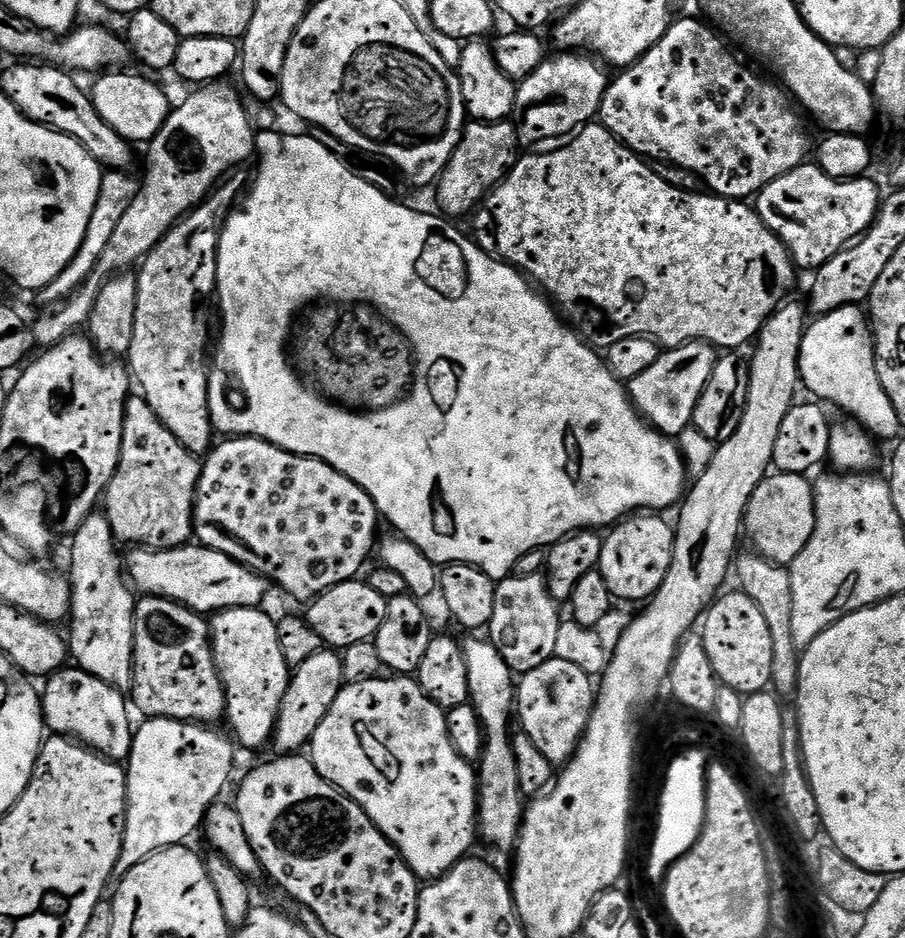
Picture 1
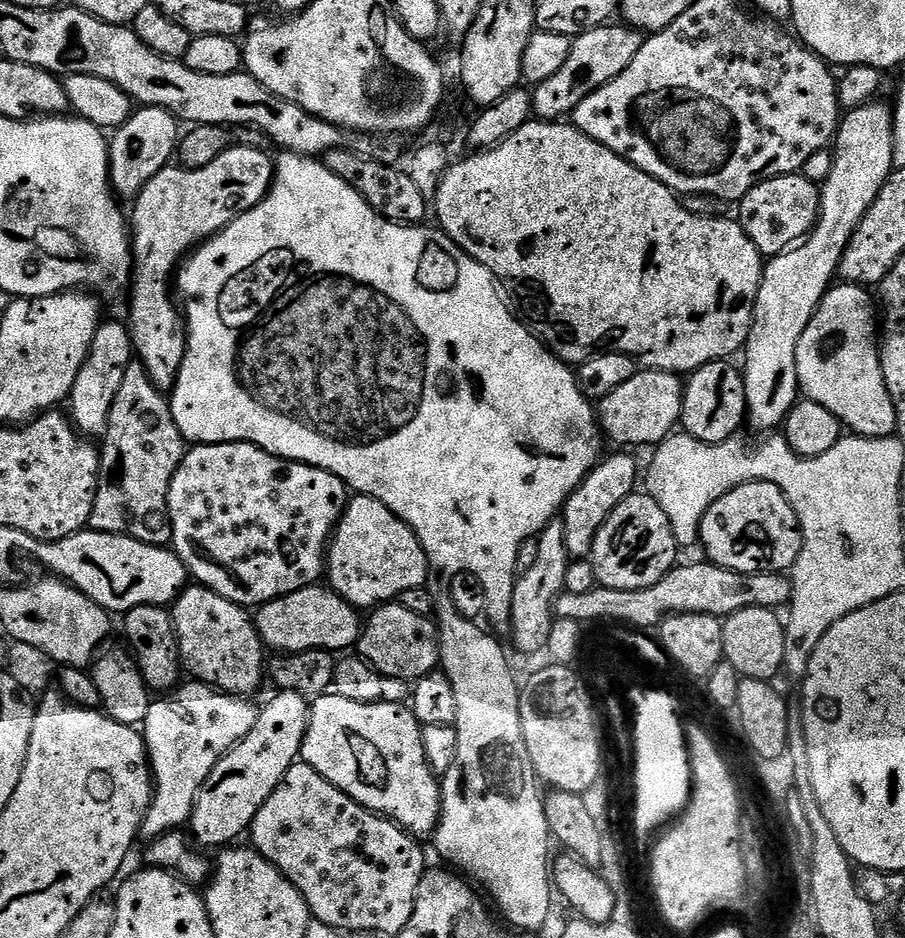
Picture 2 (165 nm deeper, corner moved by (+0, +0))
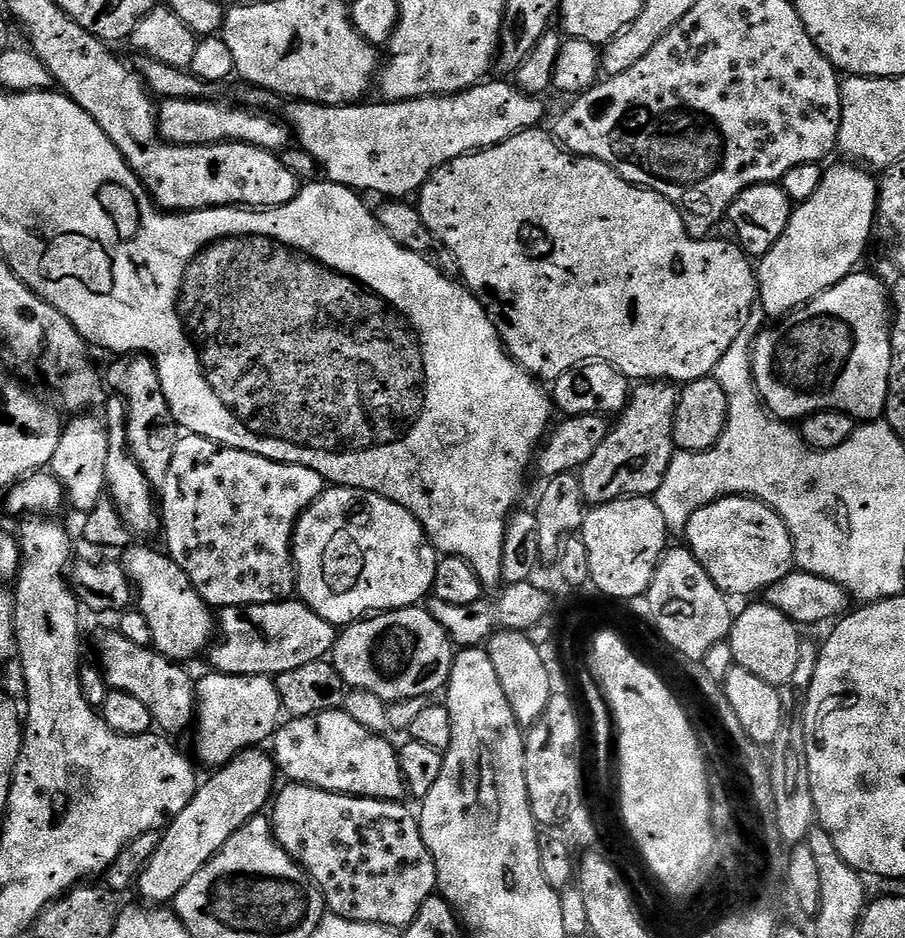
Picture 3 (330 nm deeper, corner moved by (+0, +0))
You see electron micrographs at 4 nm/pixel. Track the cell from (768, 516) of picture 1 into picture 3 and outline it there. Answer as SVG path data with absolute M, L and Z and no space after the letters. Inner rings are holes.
M726 496L702 506L690 518L686 539L706 574L732 598L763 593L796 568L794 542L786 522L769 504L755 498Z

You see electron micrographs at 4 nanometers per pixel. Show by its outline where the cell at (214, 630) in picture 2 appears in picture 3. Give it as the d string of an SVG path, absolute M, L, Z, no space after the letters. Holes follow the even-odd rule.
M139 543L123 549L122 567L132 581L138 610L150 626L151 647L168 660L188 662L184 660L194 659L200 651L203 653L213 639L213 609L197 594L190 578L186 578L182 566L178 566L178 562L174 562L167 551L143 548Z

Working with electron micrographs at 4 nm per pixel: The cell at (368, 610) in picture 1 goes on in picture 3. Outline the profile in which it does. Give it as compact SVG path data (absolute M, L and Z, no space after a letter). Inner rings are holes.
M299 598L279 600L276 604L228 607L219 611L218 637L207 656L211 667L226 676L275 678L306 663L325 659L336 645L337 635L337 625L314 614Z

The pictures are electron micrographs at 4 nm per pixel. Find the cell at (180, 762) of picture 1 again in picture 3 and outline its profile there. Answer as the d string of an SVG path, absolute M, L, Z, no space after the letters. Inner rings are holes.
M213 671L212 676L204 676L195 681L196 711L194 713L194 733L196 732L196 756L204 764L223 766L234 759L239 752L263 745L263 740L271 741L281 727L282 709L276 681L270 676L226 676Z

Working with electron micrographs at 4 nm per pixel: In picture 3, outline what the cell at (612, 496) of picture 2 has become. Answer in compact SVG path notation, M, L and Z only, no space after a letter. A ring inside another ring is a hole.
M640 382L635 385L630 403L619 413L620 420L609 431L606 442L594 450L594 458L579 469L580 485L589 505L605 504L624 496L655 497L672 461L674 414L678 388L672 382Z

